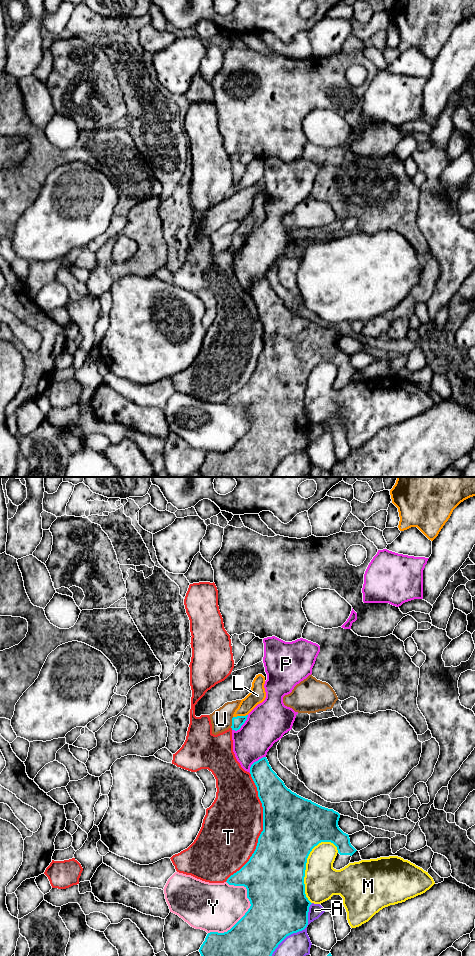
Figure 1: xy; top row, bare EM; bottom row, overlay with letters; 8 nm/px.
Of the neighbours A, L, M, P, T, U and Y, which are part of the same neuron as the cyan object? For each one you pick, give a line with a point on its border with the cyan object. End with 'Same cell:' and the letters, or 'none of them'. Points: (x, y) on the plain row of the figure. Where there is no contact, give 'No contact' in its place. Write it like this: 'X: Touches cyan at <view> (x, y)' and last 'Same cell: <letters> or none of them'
L: Touches cyan at xy (240, 236)
Same cell: L

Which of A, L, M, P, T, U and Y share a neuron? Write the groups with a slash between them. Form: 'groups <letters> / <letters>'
groups A / L / M / P / T / U / Y

